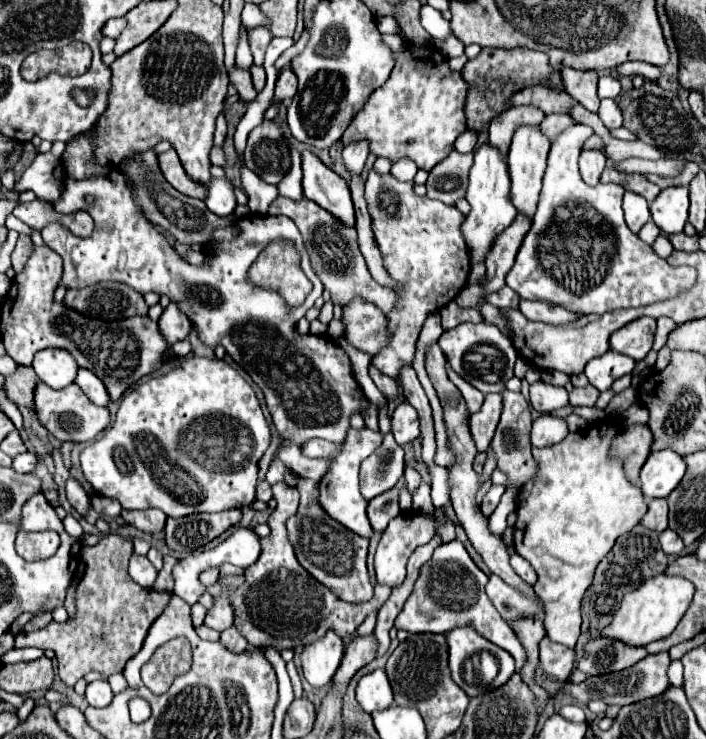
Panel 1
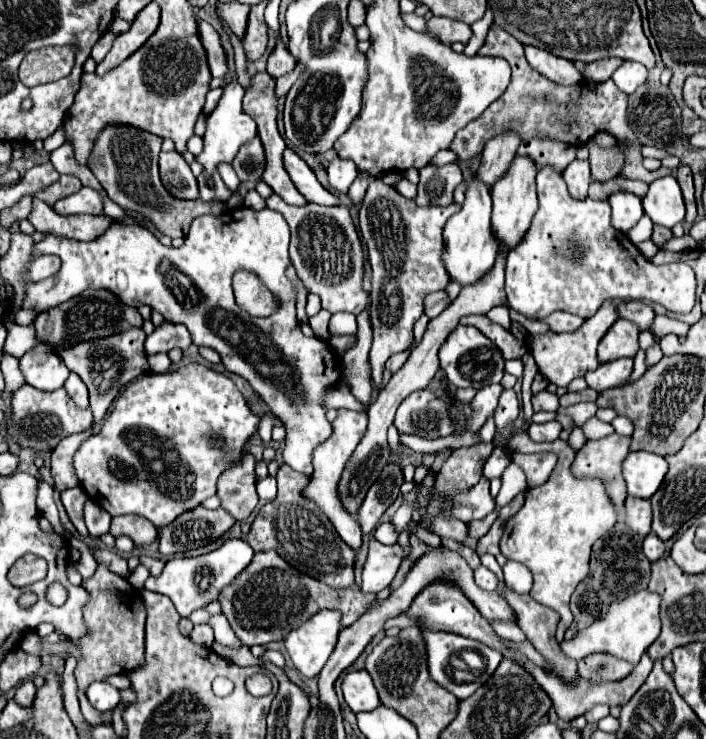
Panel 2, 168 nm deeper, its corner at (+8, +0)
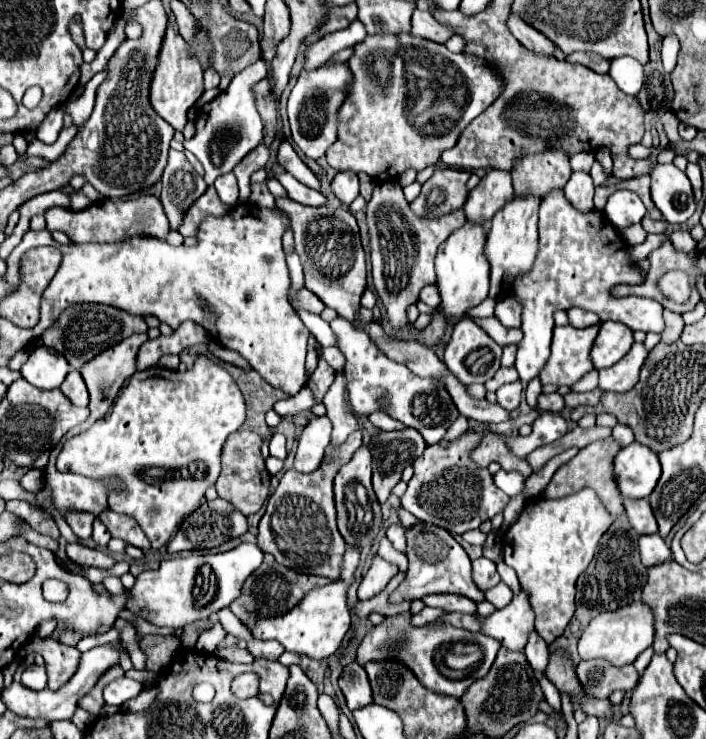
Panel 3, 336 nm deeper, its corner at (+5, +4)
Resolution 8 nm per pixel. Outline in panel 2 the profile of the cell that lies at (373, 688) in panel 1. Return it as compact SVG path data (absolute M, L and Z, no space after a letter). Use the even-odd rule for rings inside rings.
M366 670L358 672L348 672L346 678L342 680L342 692L346 704L352 708L352 712L366 712L374 710L380 706L376 688L370 680L370 674Z

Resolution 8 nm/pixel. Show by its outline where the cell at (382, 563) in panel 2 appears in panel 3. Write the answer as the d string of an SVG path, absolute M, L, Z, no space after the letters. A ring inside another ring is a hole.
M375 556L369 572L363 576L363 580L359 584L359 590L357 590L359 600L369 600L375 594L379 594L397 572L399 572L397 566L393 566L393 564L385 562L385 560L381 560L379 556Z

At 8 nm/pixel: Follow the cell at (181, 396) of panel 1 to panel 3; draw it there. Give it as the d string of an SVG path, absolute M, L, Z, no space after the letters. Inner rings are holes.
M201 356L195 366L181 374L177 370L167 370L161 366L137 372L129 378L127 386L119 392L111 414L97 420L89 430L69 438L57 456L59 472L75 472L89 478L119 476L125 480L127 488L109 500L109 508L119 514L127 514L137 520L137 524L147 534L155 550L163 548L171 536L177 532L181 522L195 512L205 500L205 492L215 484L221 470L221 448L227 436L245 422L245 400L235 384L235 380L215 362Z

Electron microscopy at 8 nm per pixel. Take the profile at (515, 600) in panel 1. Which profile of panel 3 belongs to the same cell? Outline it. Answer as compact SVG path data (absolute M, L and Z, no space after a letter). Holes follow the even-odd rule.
M485 556L473 560L473 582L481 592L485 592L501 582L495 564L491 560L487 560Z

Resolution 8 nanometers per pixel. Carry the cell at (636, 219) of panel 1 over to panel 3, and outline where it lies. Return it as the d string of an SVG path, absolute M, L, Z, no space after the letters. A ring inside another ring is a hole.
M615 190L605 206L605 218L617 228L641 222L645 212L641 198L631 190Z

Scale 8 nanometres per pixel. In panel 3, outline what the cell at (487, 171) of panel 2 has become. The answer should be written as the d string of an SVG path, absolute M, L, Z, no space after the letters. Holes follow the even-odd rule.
M503 170L487 172L479 186L469 192L469 198L463 206L465 218L475 224L487 224L503 208L505 202L513 200L515 192L511 186L511 174Z

